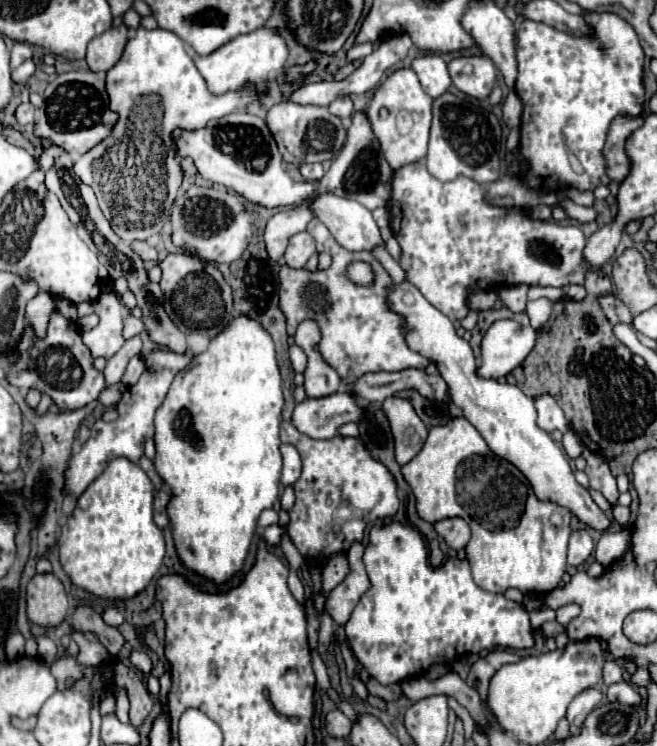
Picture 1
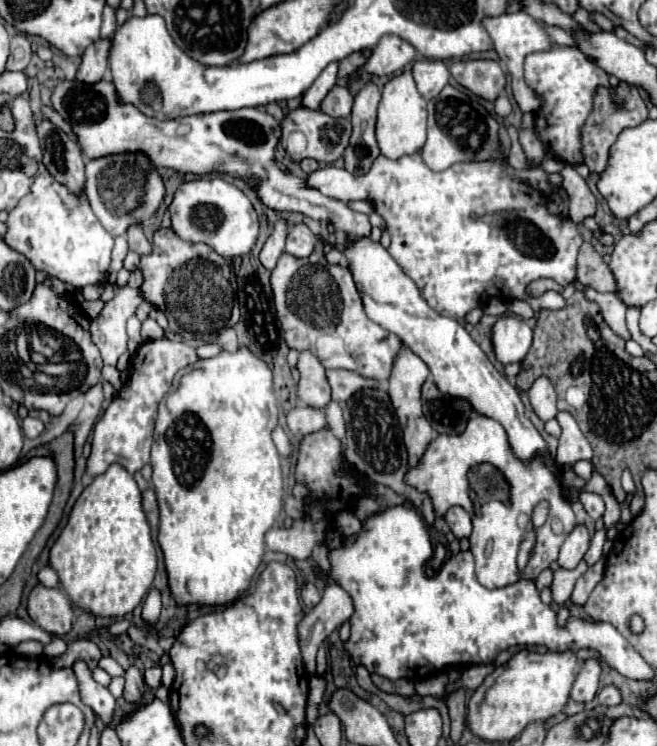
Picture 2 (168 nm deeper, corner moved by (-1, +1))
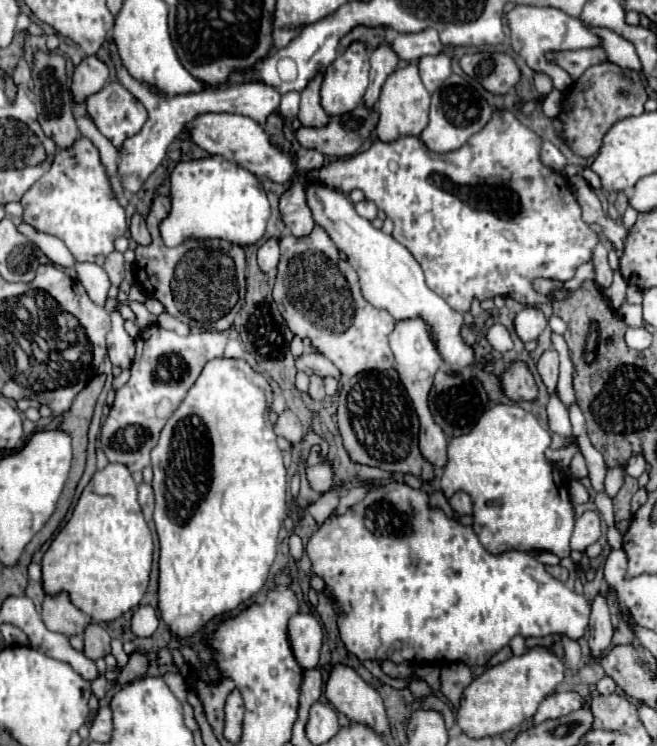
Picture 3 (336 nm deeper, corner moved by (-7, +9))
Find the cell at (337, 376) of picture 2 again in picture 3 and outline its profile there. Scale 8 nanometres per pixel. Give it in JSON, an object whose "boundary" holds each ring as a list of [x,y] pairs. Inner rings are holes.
{"boundary":[[[317,351],[299,355],[295,365],[297,365],[299,371],[305,371],[307,375],[319,375],[319,377],[331,375],[335,379],[341,379],[341,373],[337,371],[337,367],[329,359],[325,359],[321,353],[317,353]]]}

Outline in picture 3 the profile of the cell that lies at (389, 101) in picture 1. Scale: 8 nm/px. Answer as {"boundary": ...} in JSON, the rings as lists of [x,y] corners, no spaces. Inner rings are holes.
{"boundary":[[[409,63],[407,67],[395,69],[389,77],[387,83],[383,83],[383,91],[379,95],[377,103],[379,111],[379,125],[375,129],[377,137],[381,141],[395,141],[401,135],[419,135],[425,125],[427,125],[427,115],[429,115],[429,91],[423,87],[419,69],[415,63]]]}

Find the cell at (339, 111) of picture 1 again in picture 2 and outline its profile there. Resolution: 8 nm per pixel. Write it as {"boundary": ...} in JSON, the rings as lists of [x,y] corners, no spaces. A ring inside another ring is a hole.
{"boundary":[[[333,87],[327,97],[321,103],[321,111],[333,117],[349,117],[353,107],[353,95],[349,93],[347,87]]]}

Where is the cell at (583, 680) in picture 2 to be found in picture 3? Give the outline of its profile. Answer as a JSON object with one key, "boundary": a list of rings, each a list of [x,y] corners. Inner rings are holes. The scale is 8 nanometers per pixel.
{"boundary":[[[597,593],[597,597],[593,599],[591,605],[591,621],[589,621],[589,647],[593,651],[595,657],[599,657],[609,645],[611,645],[611,637],[613,637],[613,625],[611,625],[611,617],[609,617],[609,603],[607,597]]]}

